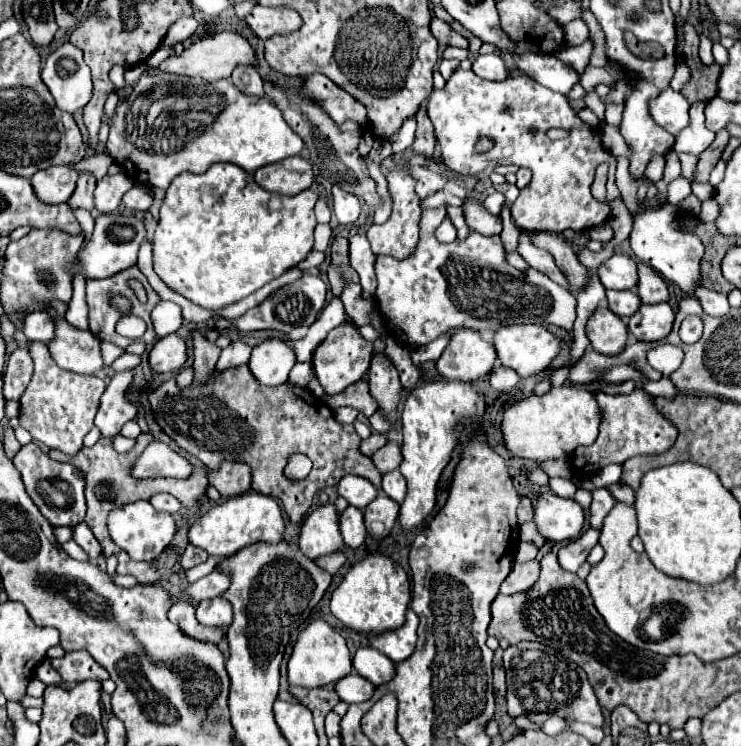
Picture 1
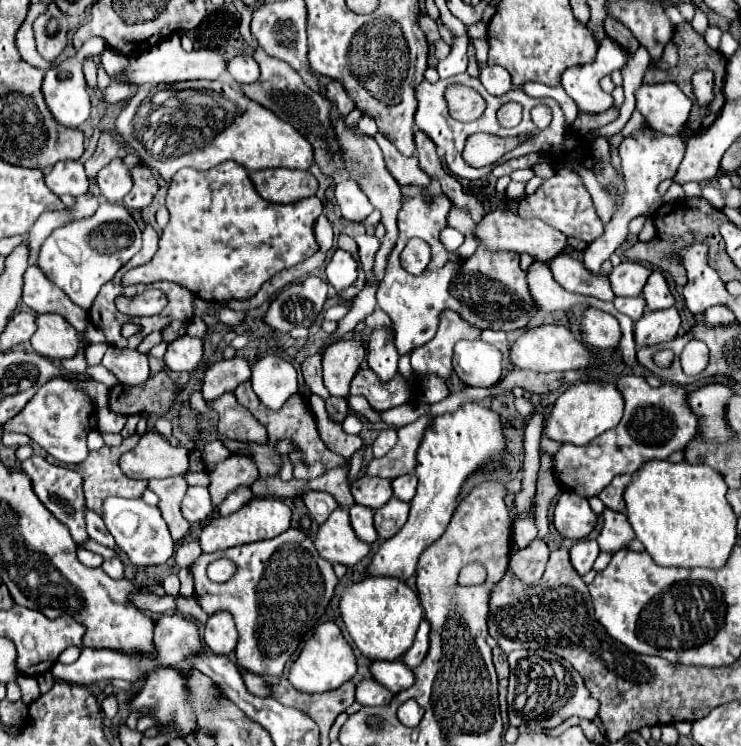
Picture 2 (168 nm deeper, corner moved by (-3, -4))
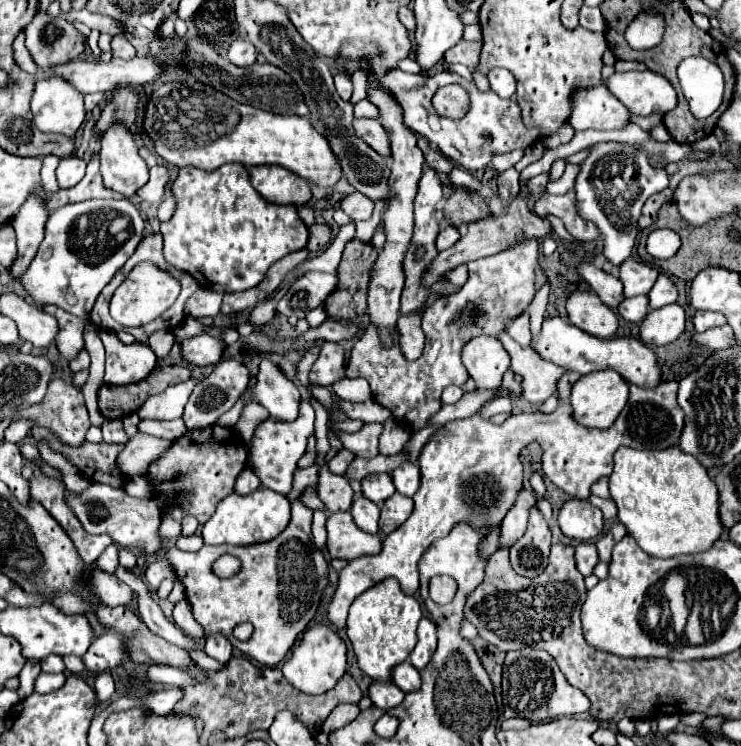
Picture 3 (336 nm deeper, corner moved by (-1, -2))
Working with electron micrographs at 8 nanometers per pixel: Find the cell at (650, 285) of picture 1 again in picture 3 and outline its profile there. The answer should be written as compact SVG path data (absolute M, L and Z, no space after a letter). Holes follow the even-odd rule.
M661 273L657 283L653 285L653 289L649 291L649 307L659 309L659 307L665 307L665 305L677 303L677 297L679 295L677 295L675 283L665 273Z

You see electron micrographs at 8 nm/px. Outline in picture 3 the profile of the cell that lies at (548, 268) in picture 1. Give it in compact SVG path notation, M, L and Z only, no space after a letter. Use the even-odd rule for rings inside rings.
M581 263L577 267L577 273L583 281L587 281L591 285L591 289L601 297L601 301L605 305L609 305L611 309L617 309L617 305L625 299L623 295L623 285L617 277L605 273L603 269L595 267L593 263Z

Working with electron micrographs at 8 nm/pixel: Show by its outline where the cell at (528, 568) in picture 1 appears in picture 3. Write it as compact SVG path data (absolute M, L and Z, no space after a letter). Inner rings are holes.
M533 505L529 511L529 523L525 535L511 547L511 567L523 577L537 577L547 563L551 547L551 531L541 511Z

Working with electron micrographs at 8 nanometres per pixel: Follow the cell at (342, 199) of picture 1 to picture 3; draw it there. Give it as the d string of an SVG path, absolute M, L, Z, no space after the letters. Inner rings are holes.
M351 193L347 197L343 197L341 201L341 209L353 219L353 221L367 221L373 213L373 201L369 197L365 197L363 193Z

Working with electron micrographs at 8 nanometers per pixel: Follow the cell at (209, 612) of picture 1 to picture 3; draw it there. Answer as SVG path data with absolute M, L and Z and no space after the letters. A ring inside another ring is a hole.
M211 635L211 637L207 637L205 653L207 653L209 657L213 657L215 661L227 663L227 661L231 659L231 651L233 651L233 647L231 647L231 643L227 641L227 637L223 637L223 635Z

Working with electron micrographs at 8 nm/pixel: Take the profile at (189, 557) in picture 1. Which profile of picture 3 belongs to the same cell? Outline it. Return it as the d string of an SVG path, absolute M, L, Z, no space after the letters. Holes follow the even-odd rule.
M197 531L195 535L191 537L179 537L177 539L177 547L183 549L183 551L197 551L203 547L203 537L201 537L201 531Z

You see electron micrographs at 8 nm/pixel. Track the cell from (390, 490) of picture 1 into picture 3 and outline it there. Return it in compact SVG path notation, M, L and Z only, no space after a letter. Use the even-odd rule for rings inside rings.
M405 463L393 469L391 473L393 483L401 495L413 497L415 491L419 489L419 465L417 463Z

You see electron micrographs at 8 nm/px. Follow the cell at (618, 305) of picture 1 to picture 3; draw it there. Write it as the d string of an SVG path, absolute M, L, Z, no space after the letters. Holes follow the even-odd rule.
M639 295L639 297L625 299L619 305L619 313L629 323L641 323L645 319L645 315L649 313L649 297L647 295Z

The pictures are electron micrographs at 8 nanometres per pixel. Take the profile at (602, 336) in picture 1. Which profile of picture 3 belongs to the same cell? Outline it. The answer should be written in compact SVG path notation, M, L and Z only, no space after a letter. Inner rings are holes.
M573 291L567 299L567 315L573 325L599 339L609 339L617 331L617 315L593 291Z

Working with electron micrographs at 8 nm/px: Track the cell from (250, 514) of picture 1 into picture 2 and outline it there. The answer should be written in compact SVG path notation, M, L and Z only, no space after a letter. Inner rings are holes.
M255 497L249 503L245 503L239 511L223 517L215 517L211 523L207 523L201 531L199 543L205 553L223 551L227 547L237 547L245 543L255 543L263 539L273 539L287 531L291 527L291 509L281 499L267 499L267 497Z

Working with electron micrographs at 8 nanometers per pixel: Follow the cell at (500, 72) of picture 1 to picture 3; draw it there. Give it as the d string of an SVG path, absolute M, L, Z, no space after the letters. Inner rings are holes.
M491 69L487 77L489 77L489 83L491 83L491 89L499 97L511 99L515 95L515 77L507 69Z

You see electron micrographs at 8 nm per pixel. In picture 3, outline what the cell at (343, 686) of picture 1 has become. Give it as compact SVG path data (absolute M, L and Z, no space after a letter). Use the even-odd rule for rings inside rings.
M373 683L369 687L369 697L371 697L375 707L379 707L383 711L389 711L403 701L405 693L393 683Z

